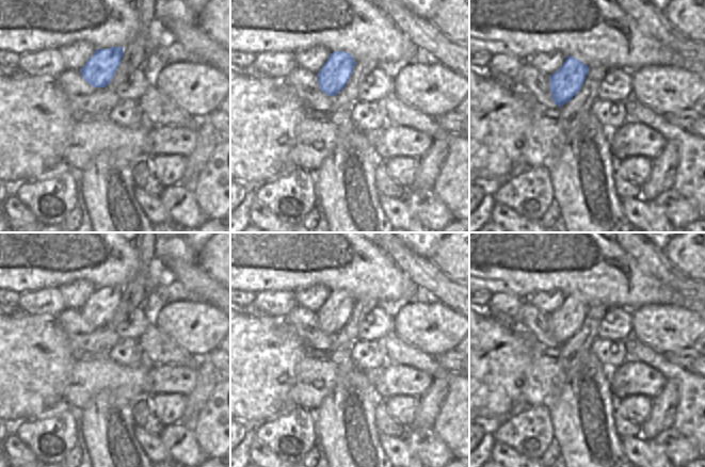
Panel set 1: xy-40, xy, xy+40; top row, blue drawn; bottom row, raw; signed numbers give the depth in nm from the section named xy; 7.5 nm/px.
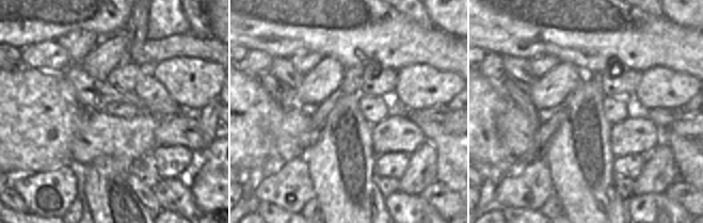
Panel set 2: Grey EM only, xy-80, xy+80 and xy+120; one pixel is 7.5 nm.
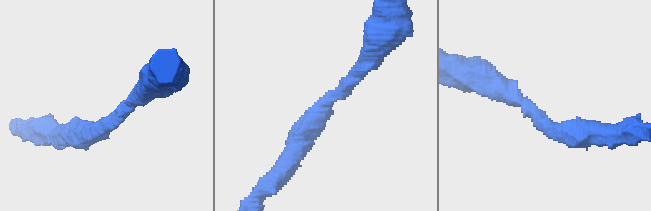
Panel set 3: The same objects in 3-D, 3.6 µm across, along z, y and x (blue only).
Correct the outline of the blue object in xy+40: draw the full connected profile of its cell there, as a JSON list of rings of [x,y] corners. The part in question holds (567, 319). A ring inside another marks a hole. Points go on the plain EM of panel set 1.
[[[570,294],[564,302],[549,313],[549,329],[555,343],[561,345],[568,341],[581,327],[589,306]]]

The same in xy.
[[[335,290],[317,312],[319,327],[329,335],[335,335],[347,323],[355,304],[353,295],[346,290]]]

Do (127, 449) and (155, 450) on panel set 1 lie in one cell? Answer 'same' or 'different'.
different

